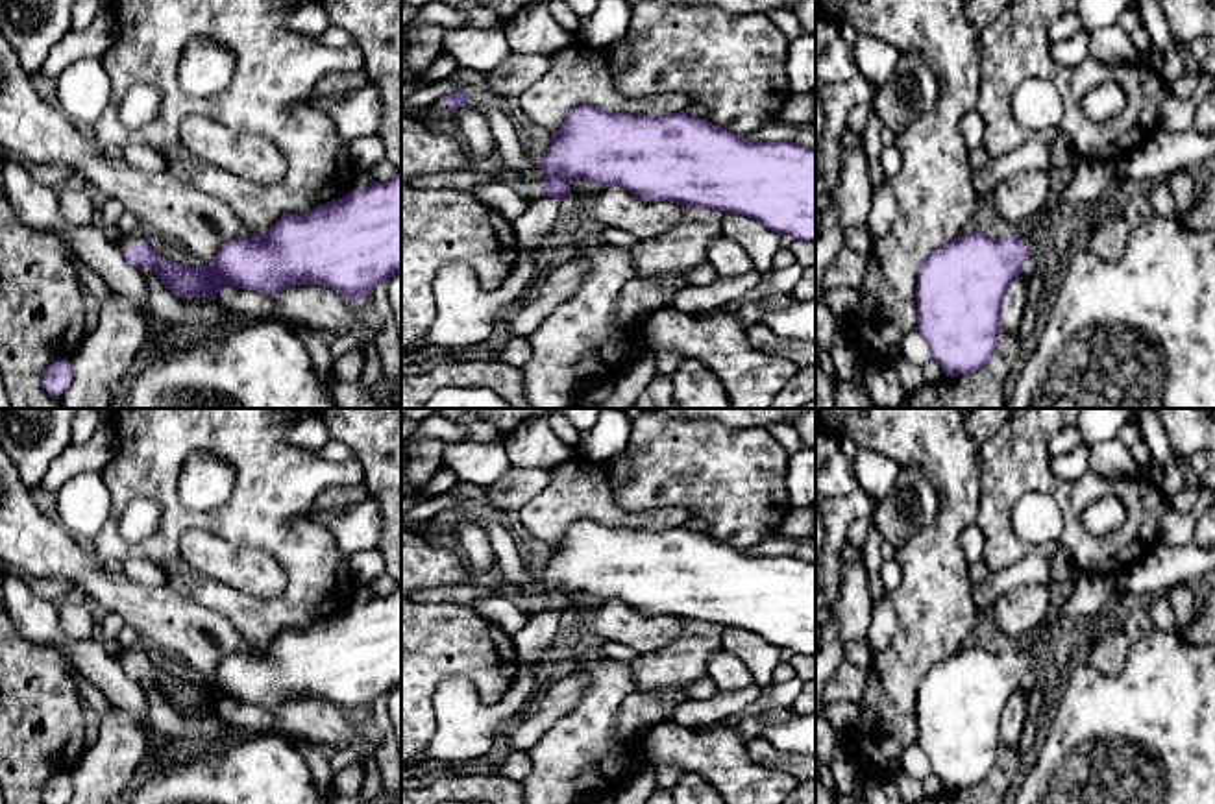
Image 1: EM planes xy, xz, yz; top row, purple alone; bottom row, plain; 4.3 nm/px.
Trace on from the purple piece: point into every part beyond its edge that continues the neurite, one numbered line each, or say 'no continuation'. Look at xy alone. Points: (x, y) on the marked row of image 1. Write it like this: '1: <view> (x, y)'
1: xy (124, 241)

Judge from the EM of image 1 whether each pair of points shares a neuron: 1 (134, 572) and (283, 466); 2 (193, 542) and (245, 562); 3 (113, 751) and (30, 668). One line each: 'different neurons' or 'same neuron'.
1: different neurons
2: same neuron
3: different neurons

